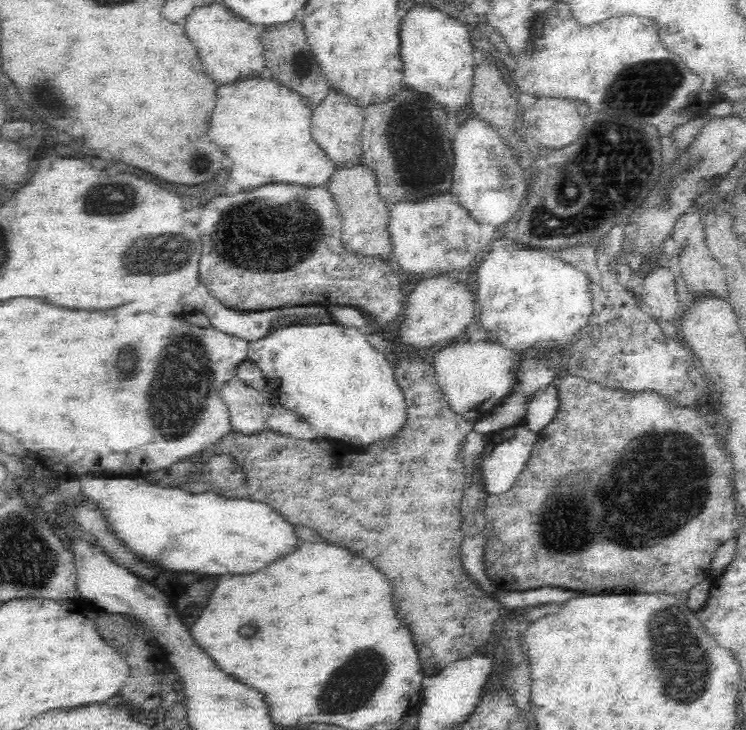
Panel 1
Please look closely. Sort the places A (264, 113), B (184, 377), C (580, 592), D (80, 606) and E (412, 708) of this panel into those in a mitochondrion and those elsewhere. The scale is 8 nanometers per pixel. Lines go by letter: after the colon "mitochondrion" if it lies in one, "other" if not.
A: other
B: mitochondrion
C: other
D: other
E: other

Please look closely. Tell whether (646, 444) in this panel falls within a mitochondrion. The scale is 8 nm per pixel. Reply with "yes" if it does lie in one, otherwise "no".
yes

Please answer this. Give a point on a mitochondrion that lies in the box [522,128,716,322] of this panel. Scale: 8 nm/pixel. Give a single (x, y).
(665, 194)

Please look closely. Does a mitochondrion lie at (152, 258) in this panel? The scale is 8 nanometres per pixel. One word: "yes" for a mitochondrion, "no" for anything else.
yes

